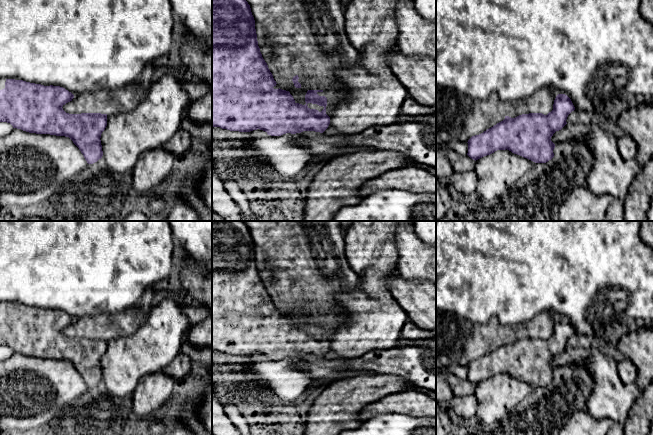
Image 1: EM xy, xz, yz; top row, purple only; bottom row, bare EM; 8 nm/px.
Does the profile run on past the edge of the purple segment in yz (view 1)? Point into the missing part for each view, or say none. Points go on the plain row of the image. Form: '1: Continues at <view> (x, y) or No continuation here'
1: No continuation here

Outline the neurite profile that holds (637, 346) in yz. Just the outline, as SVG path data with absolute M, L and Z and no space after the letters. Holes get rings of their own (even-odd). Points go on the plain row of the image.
M646 322L643 328L629 331L614 344L636 366L635 384L642 392L653 382L653 324Z

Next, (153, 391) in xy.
M162 371L146 375L132 394L134 415L142 420L153 418L169 401L175 380Z

